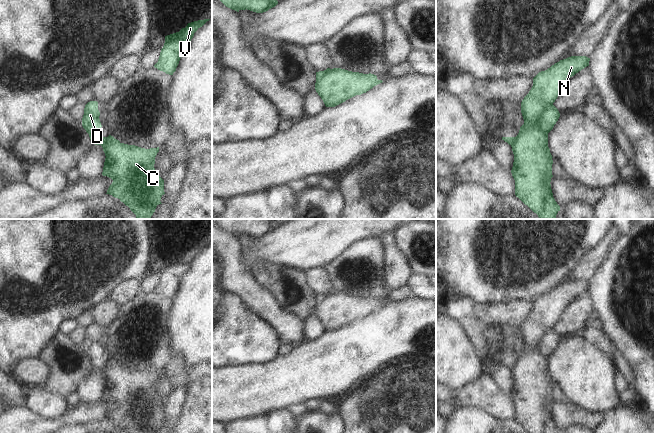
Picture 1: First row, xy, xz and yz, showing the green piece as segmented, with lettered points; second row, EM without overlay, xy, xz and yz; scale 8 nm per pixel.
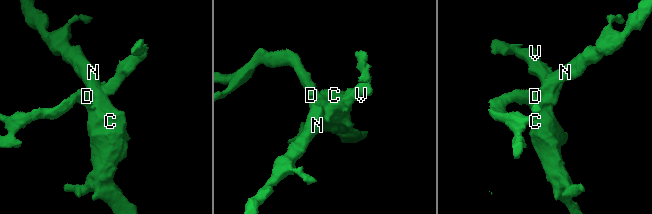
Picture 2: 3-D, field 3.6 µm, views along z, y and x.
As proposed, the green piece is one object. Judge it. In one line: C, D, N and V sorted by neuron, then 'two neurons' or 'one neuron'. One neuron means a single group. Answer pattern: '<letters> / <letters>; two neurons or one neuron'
C N / D V; two neurons

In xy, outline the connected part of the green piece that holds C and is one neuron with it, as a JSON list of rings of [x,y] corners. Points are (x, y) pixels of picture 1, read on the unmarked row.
[[[109,359],[102,372],[106,380],[102,399],[113,404],[106,418],[118,422],[130,433],[156,433],[159,428],[162,428],[160,424],[165,418],[164,404],[154,392],[159,371],[145,373],[128,369]]]

